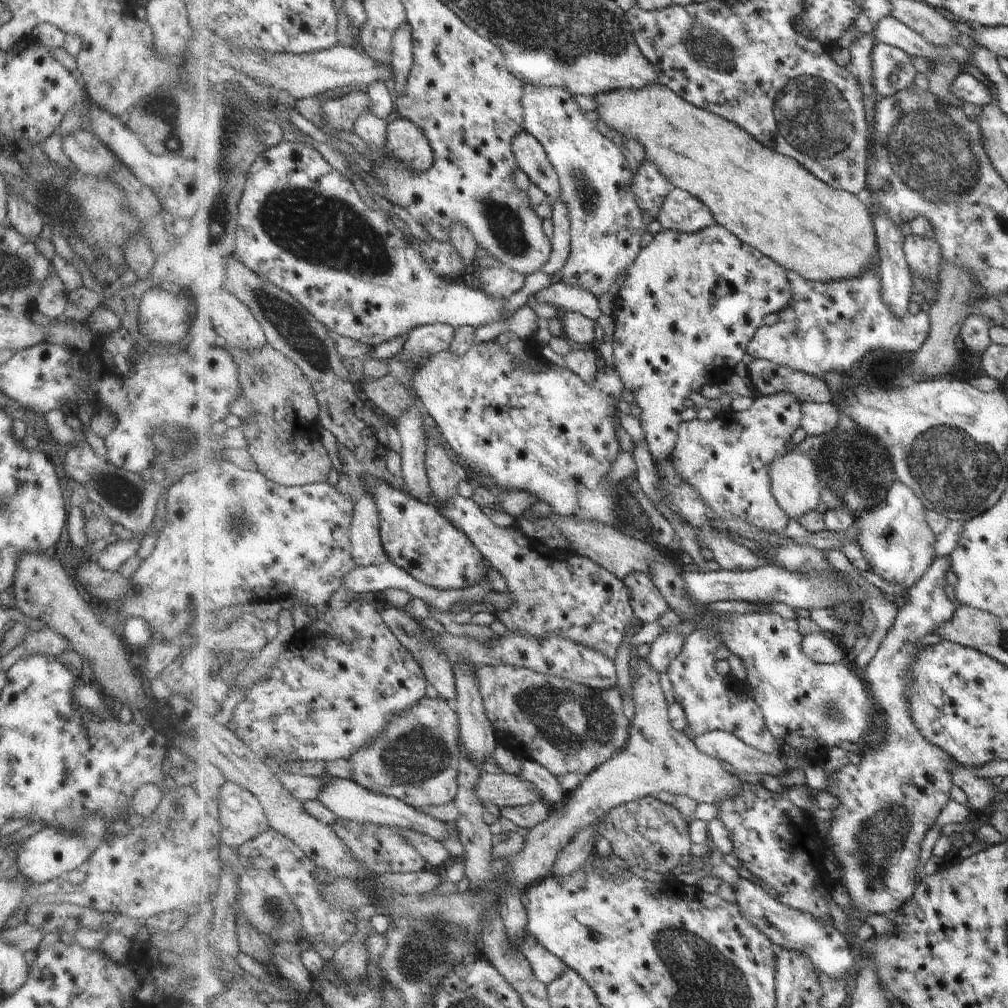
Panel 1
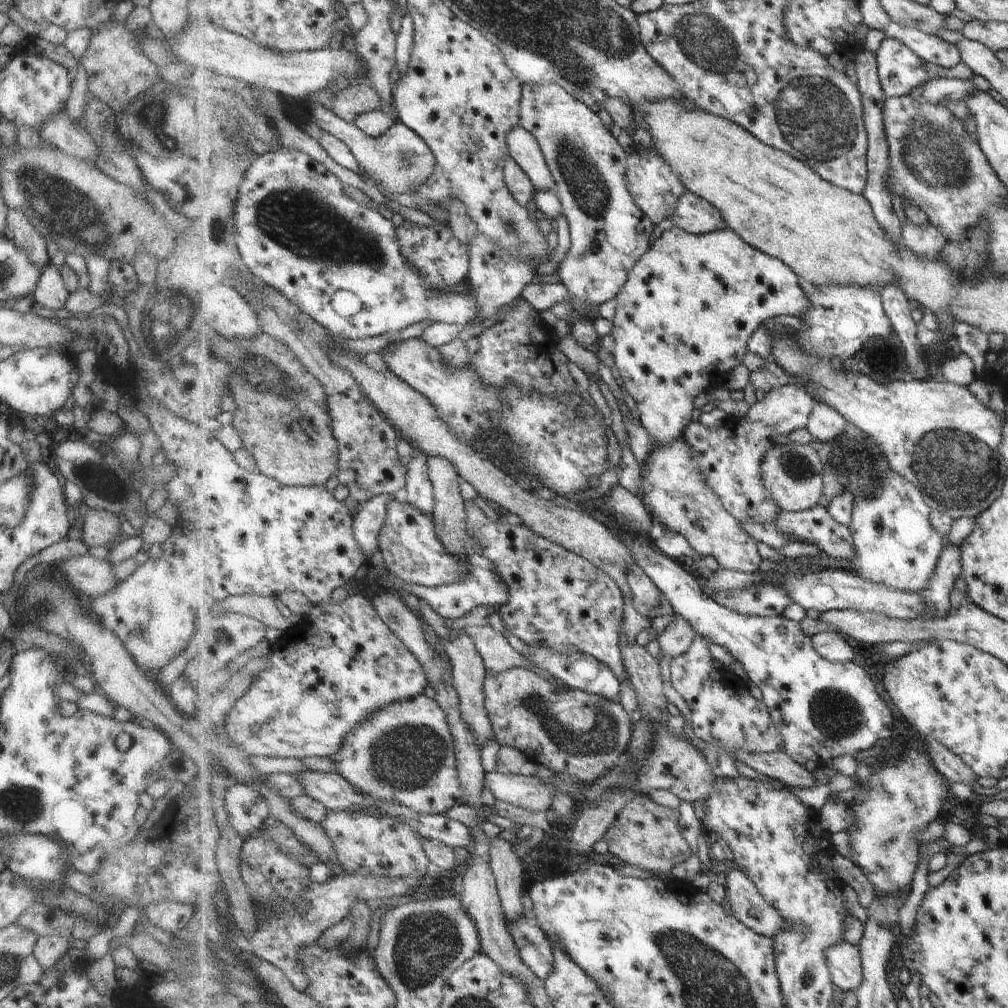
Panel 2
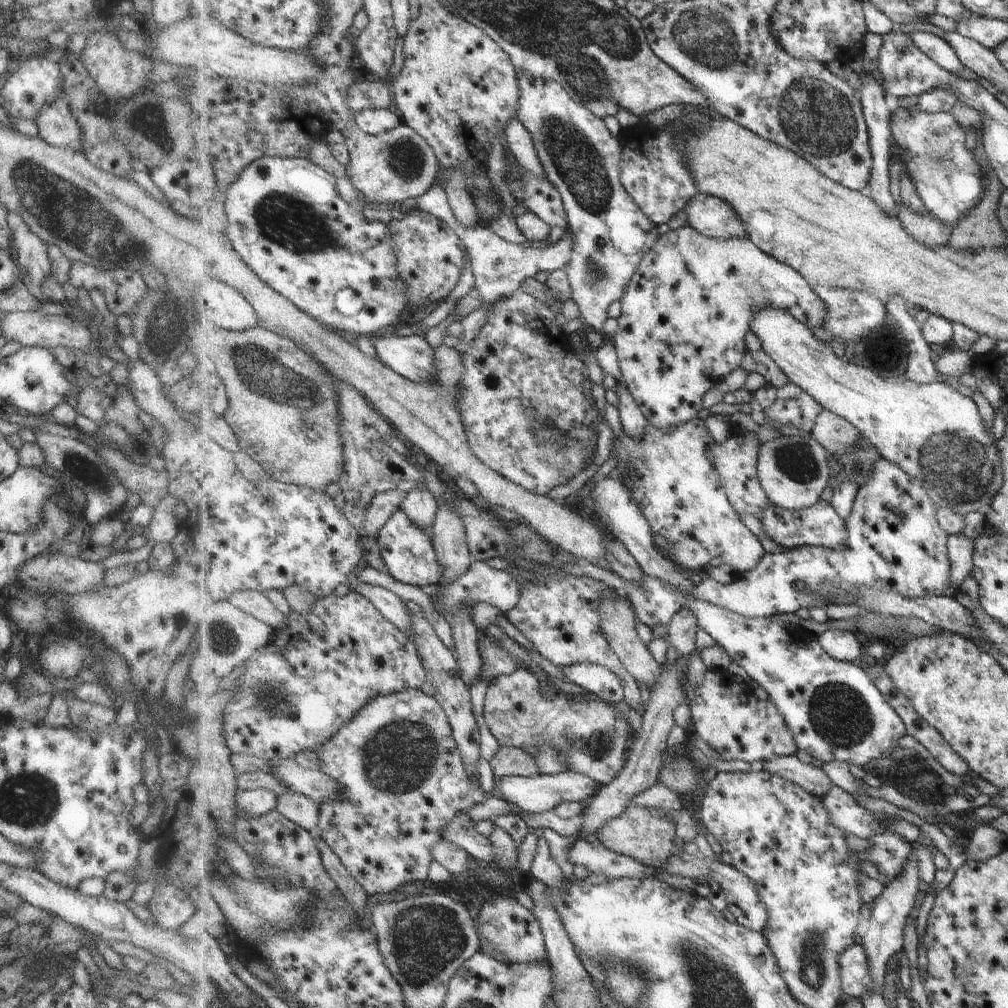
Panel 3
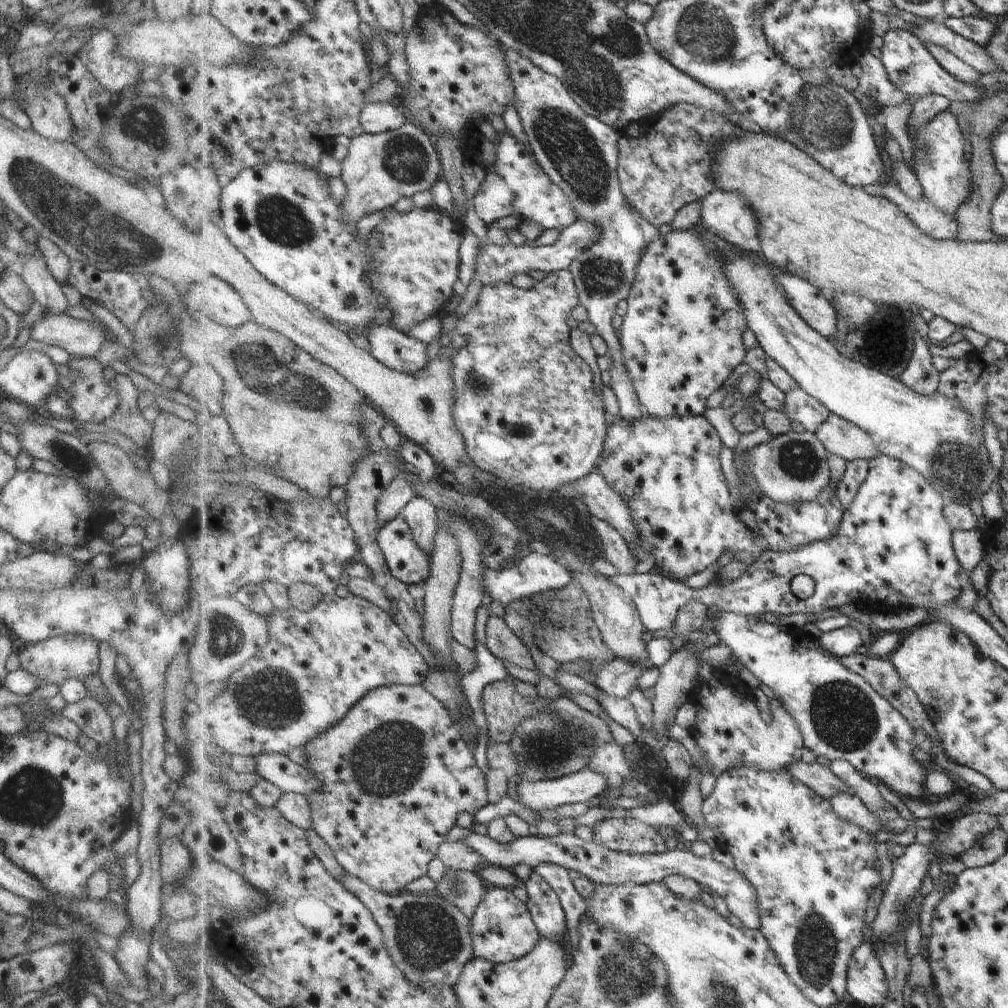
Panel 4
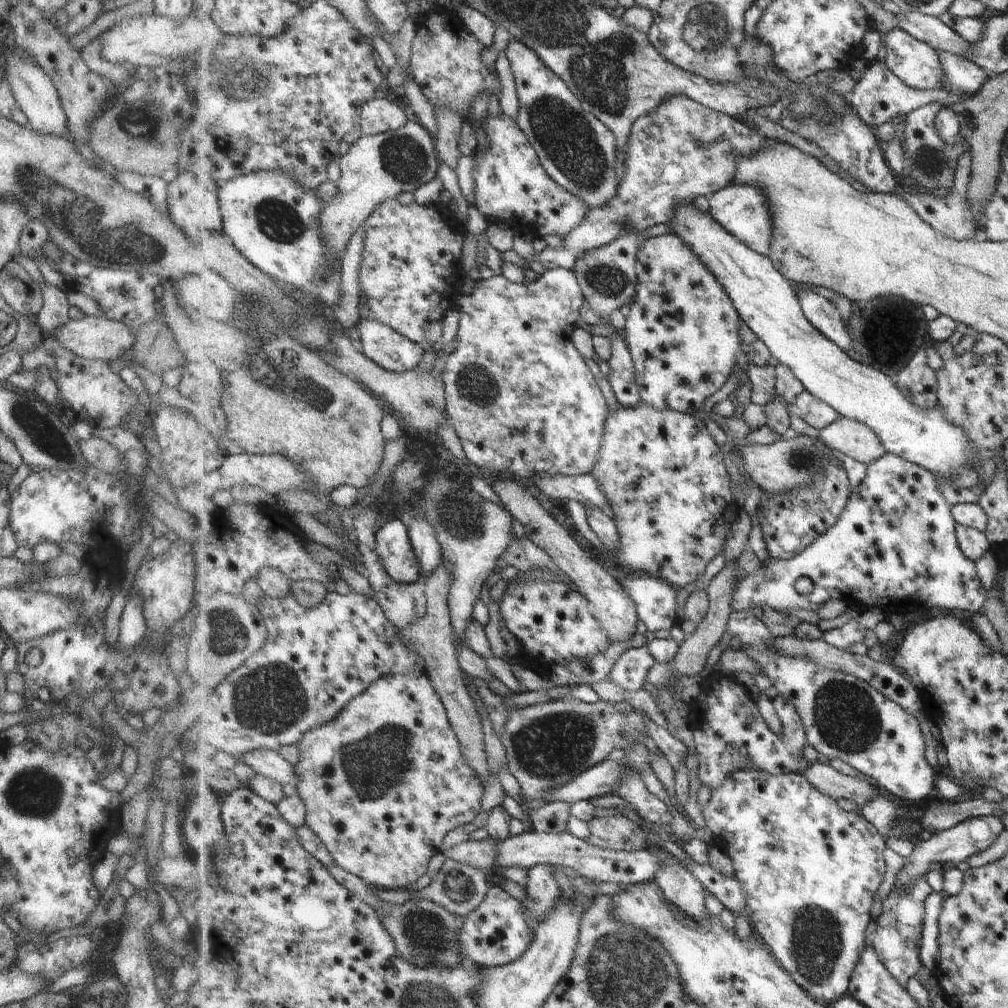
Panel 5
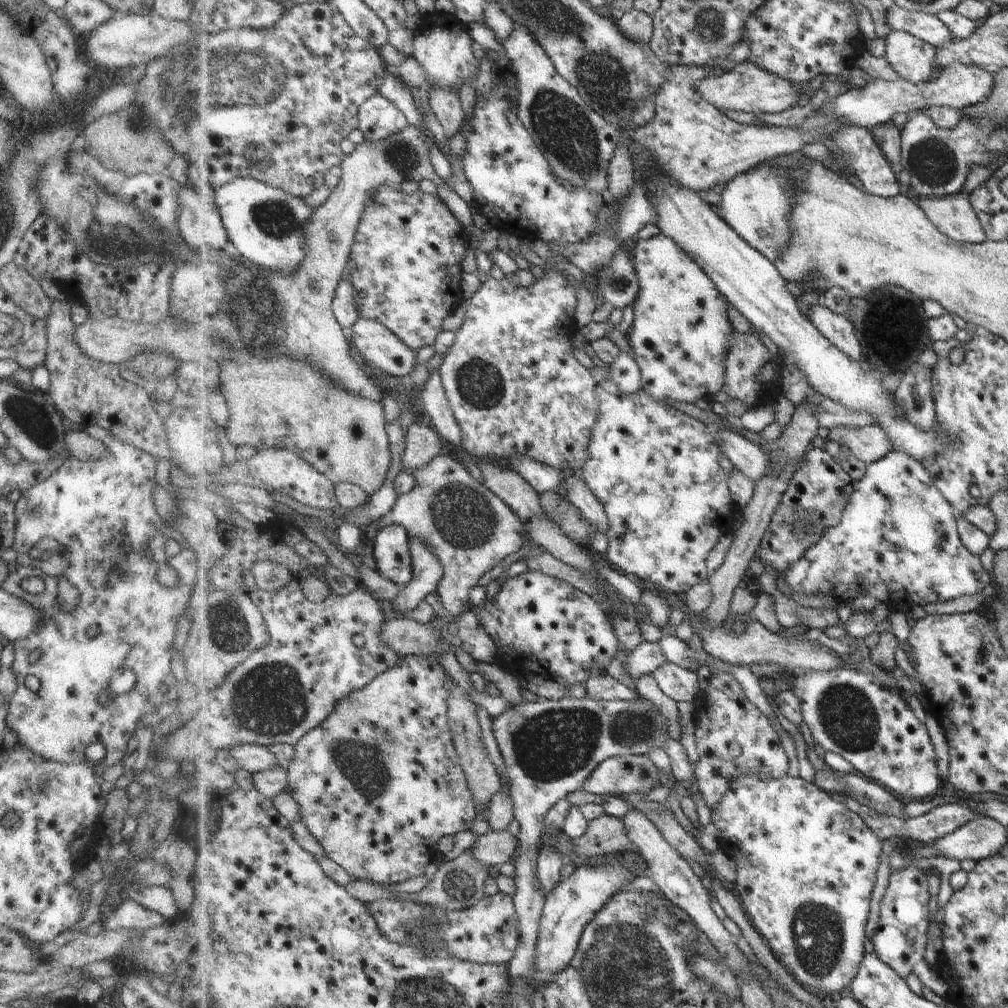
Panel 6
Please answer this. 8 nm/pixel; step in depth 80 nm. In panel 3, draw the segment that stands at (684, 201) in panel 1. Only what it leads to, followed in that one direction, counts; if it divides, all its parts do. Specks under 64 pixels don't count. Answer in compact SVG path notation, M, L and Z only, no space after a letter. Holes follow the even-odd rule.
M699 193L687 206L687 224L702 235L721 239L749 239L738 212L719 197Z

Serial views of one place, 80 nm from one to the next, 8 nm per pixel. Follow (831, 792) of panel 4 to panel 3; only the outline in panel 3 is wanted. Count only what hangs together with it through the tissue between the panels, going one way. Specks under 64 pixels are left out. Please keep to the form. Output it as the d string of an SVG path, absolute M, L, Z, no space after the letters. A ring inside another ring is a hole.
M795 755L773 757L762 767L758 765L758 768L781 775L818 797L829 794L829 790L836 785L822 768L811 763L803 763Z

